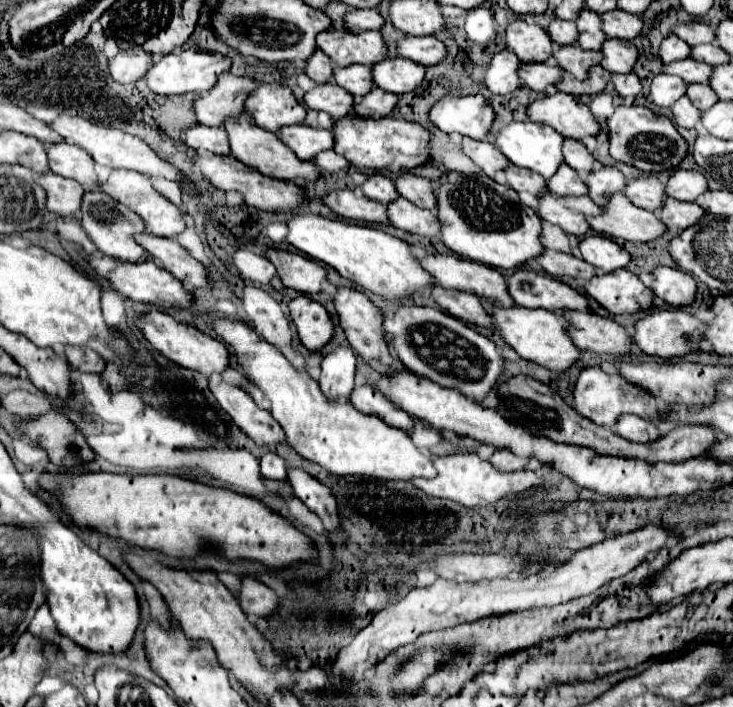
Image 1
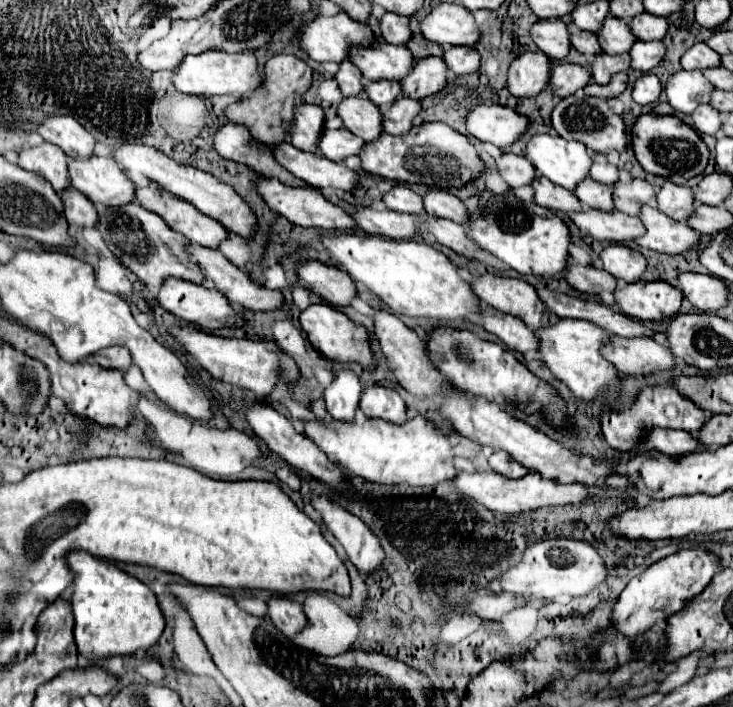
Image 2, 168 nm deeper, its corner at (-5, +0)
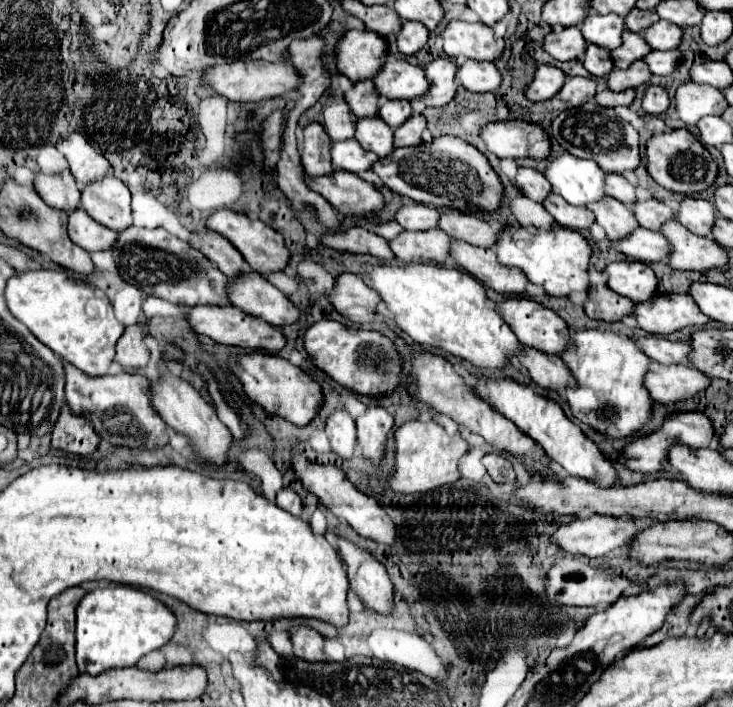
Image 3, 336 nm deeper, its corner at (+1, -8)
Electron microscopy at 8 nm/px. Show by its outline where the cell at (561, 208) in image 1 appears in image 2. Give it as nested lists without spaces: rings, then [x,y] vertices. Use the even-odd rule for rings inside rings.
[[[584,209],[568,213],[568,217],[580,231],[588,233],[596,241],[628,243],[644,233],[638,217],[630,217],[620,211],[602,213],[598,209]]]

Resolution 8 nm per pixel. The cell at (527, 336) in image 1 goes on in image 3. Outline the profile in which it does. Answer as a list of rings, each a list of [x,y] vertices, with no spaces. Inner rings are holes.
[[[586,329],[574,333],[572,339],[576,349],[562,353],[562,361],[578,381],[578,389],[566,391],[572,415],[610,439],[622,439],[638,433],[652,419],[654,409],[654,399],[648,389],[644,389],[644,377],[652,359],[642,353],[634,339],[612,331]]]

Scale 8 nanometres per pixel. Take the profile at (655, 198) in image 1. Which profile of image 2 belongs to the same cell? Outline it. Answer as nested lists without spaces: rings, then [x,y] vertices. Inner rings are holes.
[[[670,179],[656,191],[656,207],[674,221],[686,221],[694,211],[694,197],[688,187],[674,185]]]

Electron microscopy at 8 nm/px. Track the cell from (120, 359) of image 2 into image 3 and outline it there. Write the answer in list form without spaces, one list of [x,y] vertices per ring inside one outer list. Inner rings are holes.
[[[128,325],[116,347],[116,361],[130,369],[146,367],[146,363],[150,361],[150,349],[144,345],[144,337],[144,325]]]

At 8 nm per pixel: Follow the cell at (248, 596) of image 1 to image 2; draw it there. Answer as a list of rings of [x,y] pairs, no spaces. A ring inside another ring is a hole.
[[[270,597],[268,603],[268,613],[266,617],[286,635],[292,637],[294,633],[302,631],[306,625],[306,615],[302,613],[302,607],[288,599],[288,597]]]

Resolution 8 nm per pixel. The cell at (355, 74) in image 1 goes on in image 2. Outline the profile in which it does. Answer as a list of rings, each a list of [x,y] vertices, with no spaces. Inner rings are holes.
[[[370,81],[364,85],[364,95],[376,103],[378,107],[382,105],[392,105],[394,97],[400,95],[400,85],[398,81]]]

